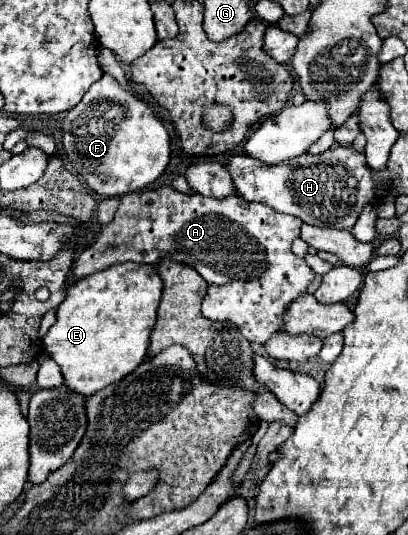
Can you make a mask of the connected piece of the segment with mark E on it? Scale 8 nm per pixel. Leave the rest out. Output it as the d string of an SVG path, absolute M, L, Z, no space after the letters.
M131 261L115 263L75 281L57 309L57 321L43 335L45 351L59 363L65 385L89 397L137 369L147 357L161 293L163 281L157 269Z

